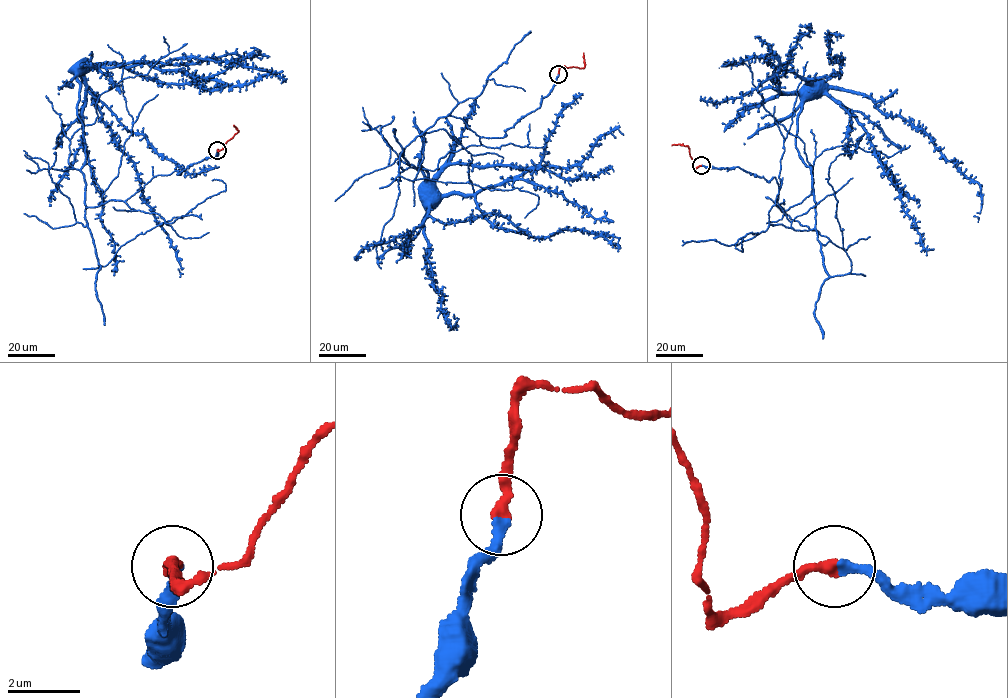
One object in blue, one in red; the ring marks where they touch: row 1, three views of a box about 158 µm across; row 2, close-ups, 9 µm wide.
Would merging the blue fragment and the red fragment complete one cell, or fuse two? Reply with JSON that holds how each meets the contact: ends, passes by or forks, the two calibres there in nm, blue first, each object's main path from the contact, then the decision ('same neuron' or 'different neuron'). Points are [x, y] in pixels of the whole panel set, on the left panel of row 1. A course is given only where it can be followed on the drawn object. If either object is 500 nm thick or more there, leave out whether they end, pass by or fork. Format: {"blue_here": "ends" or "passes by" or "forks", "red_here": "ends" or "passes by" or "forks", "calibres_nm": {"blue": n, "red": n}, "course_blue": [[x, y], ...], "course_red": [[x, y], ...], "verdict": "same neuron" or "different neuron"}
{"blue_here": "ends", "red_here": "ends", "calibres_nm": {"blue": 260, "red": 320}, "course_blue": [[217, 149], [215, 157], [179, 173], [155, 176], [125, 201], [86, 208], [79, 68]], "course_red": [[217, 149], [223, 148], [238, 132], [233, 126]], "verdict": "same neuron"}

